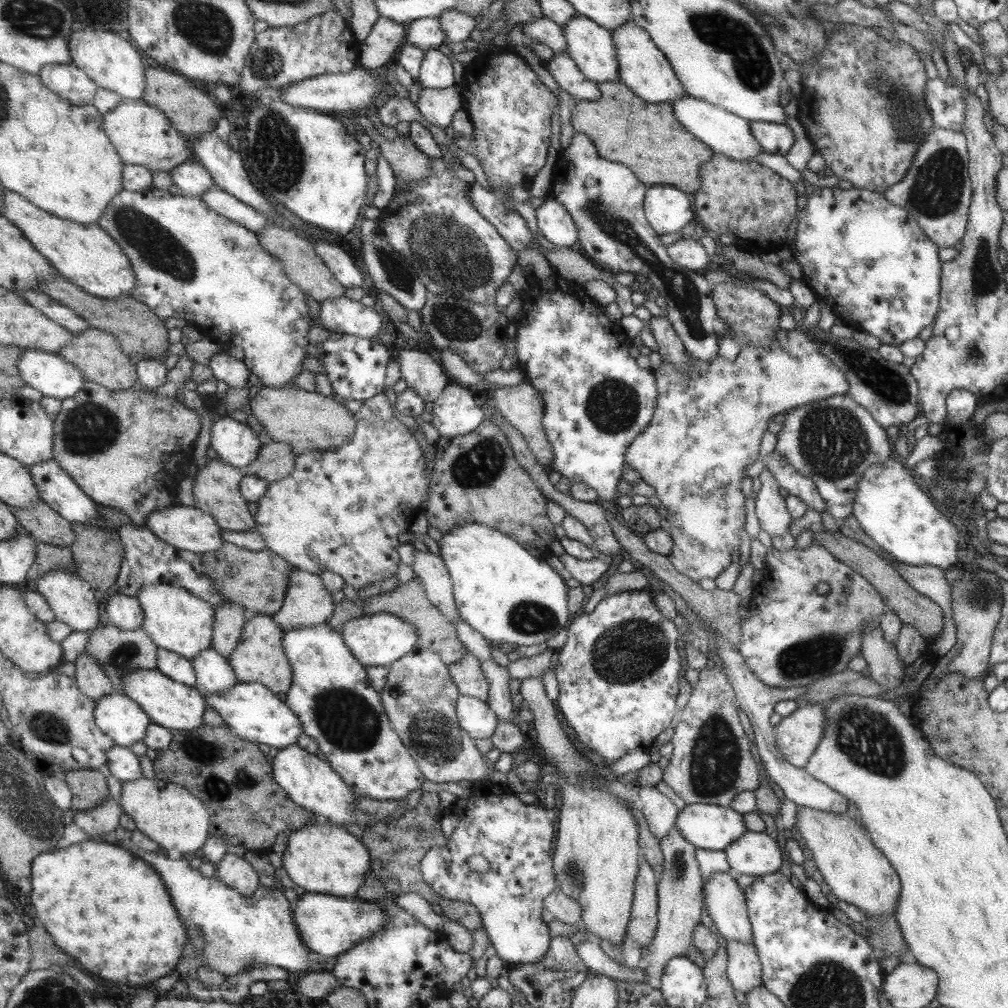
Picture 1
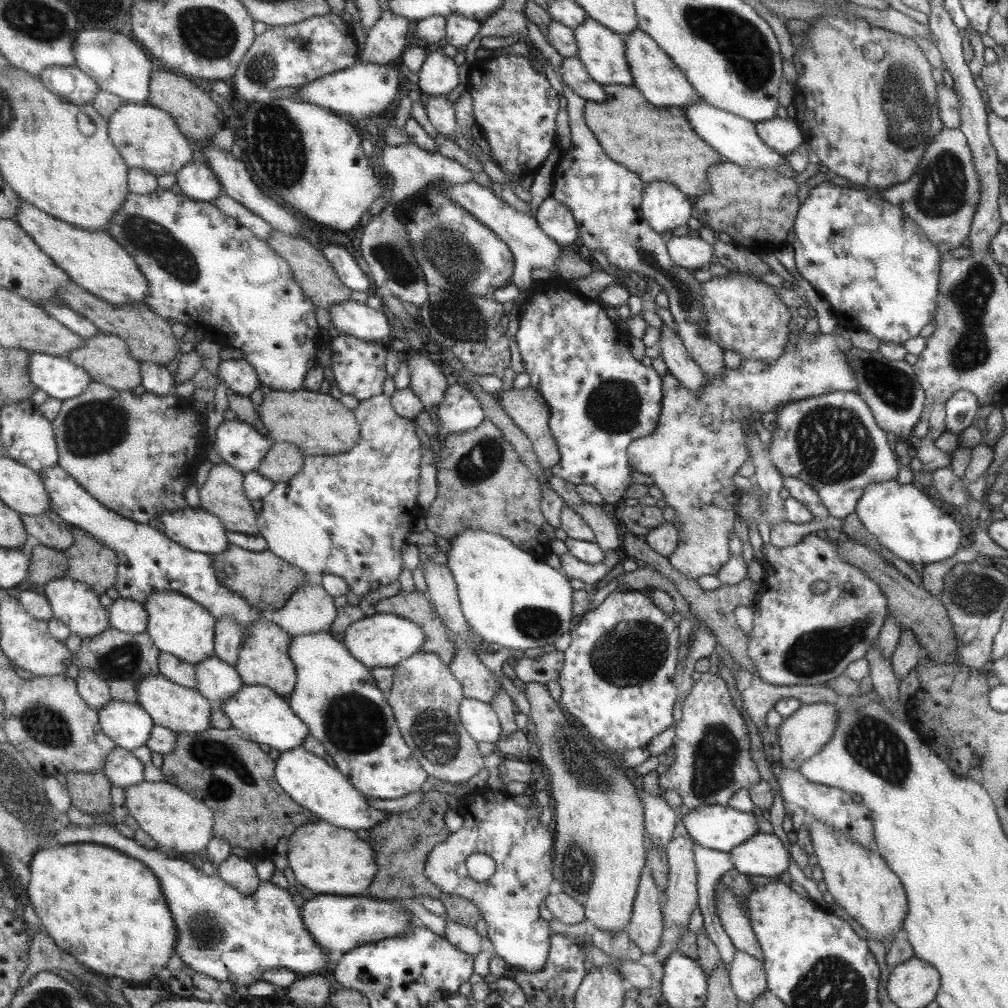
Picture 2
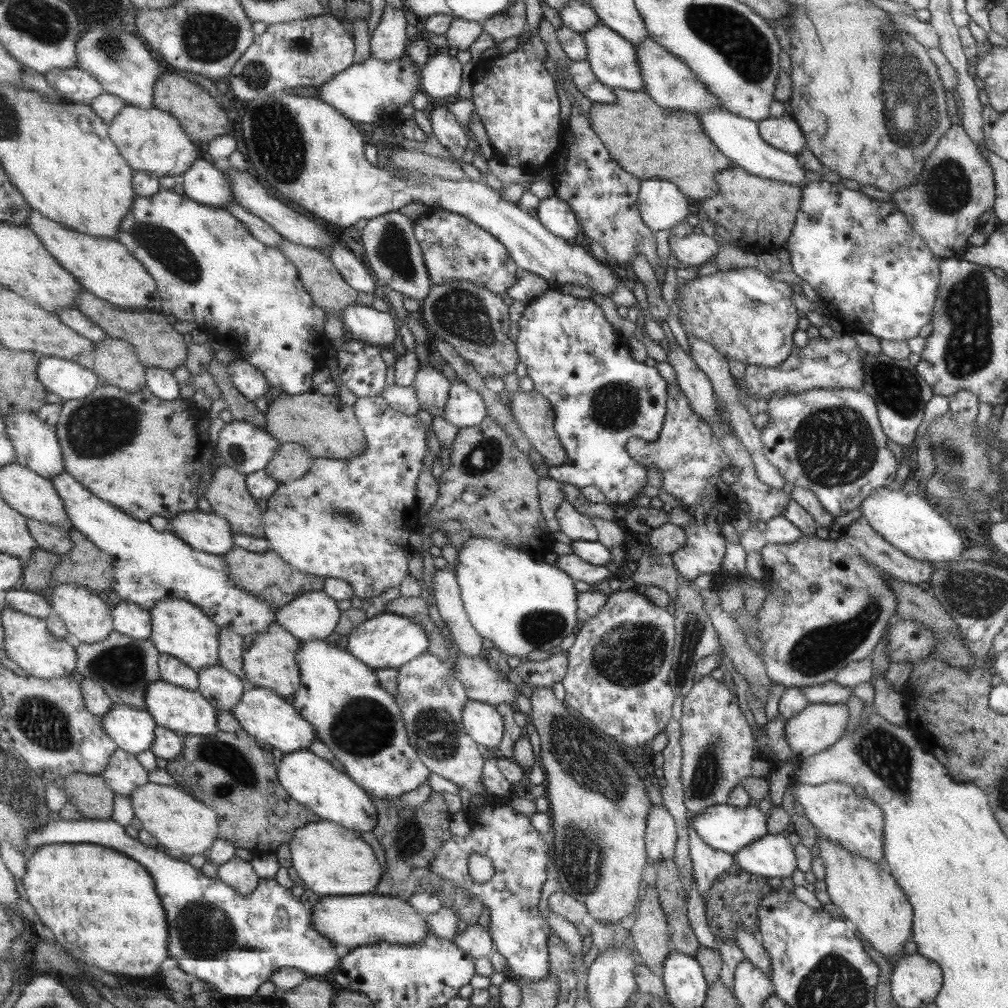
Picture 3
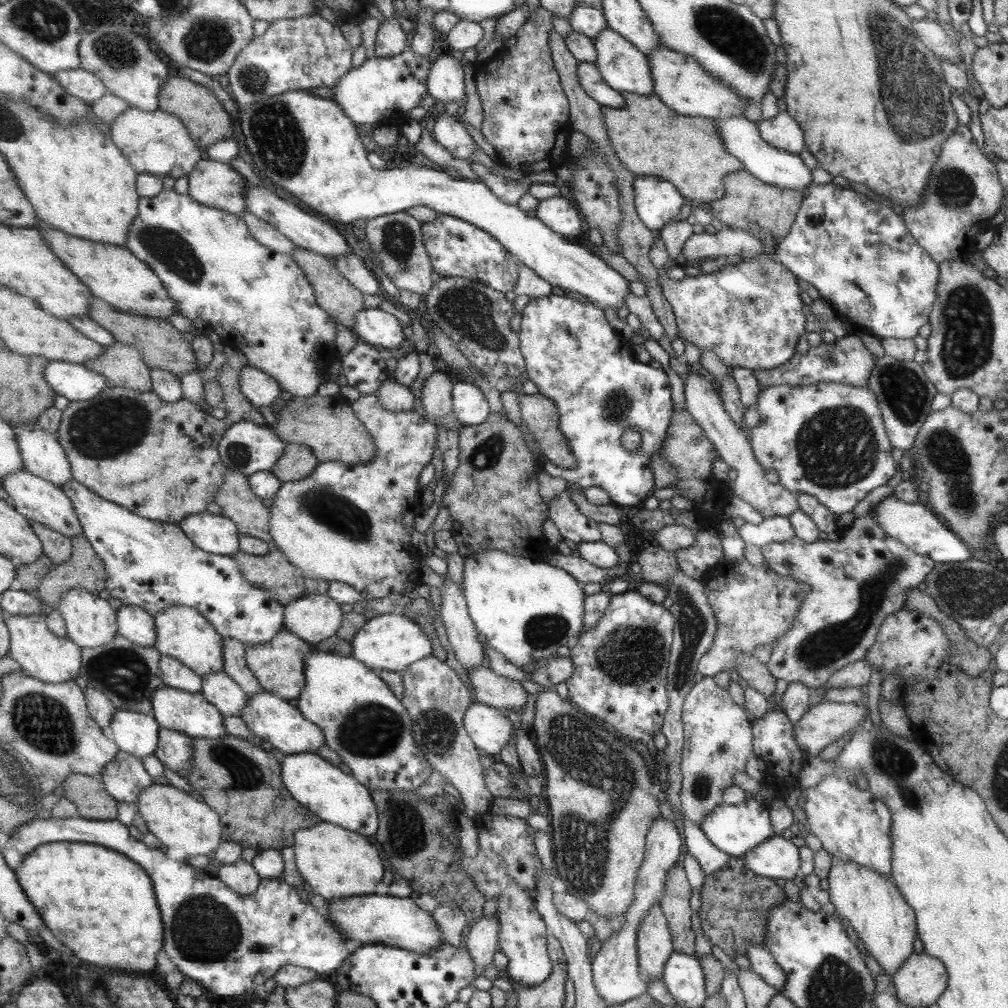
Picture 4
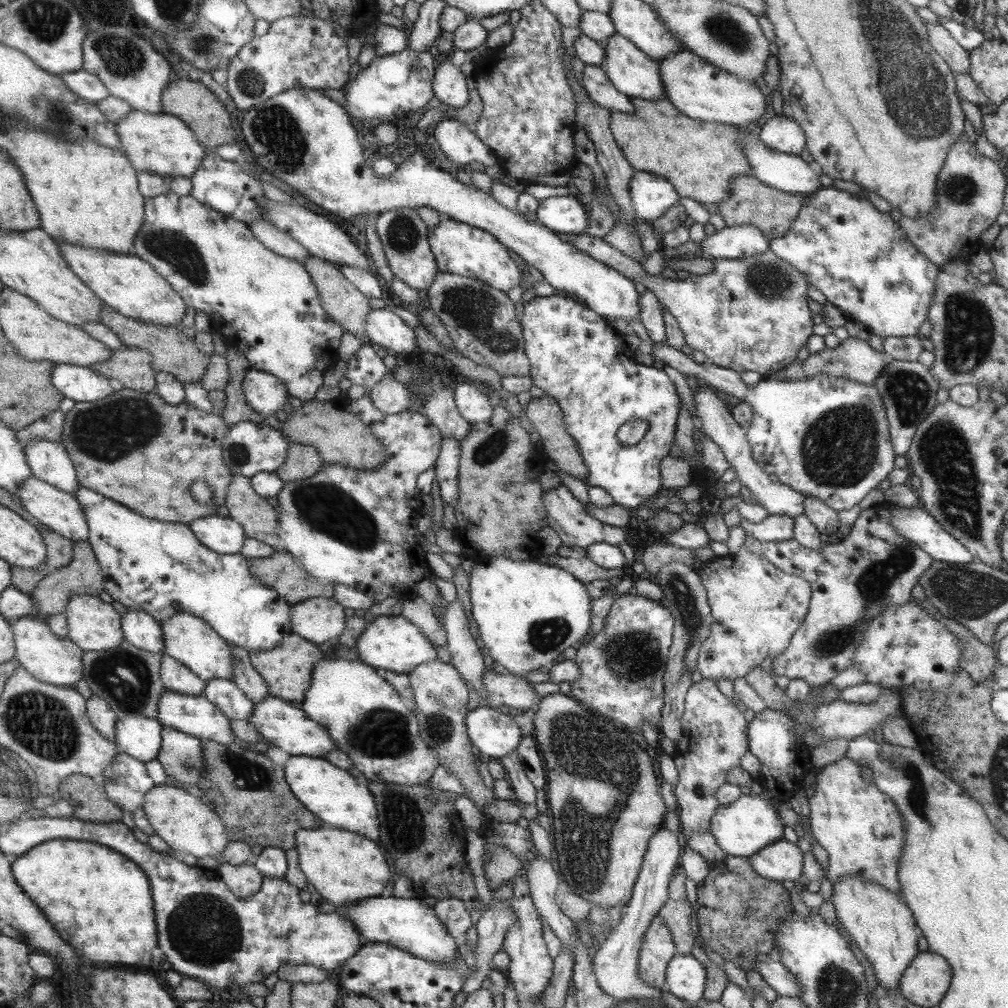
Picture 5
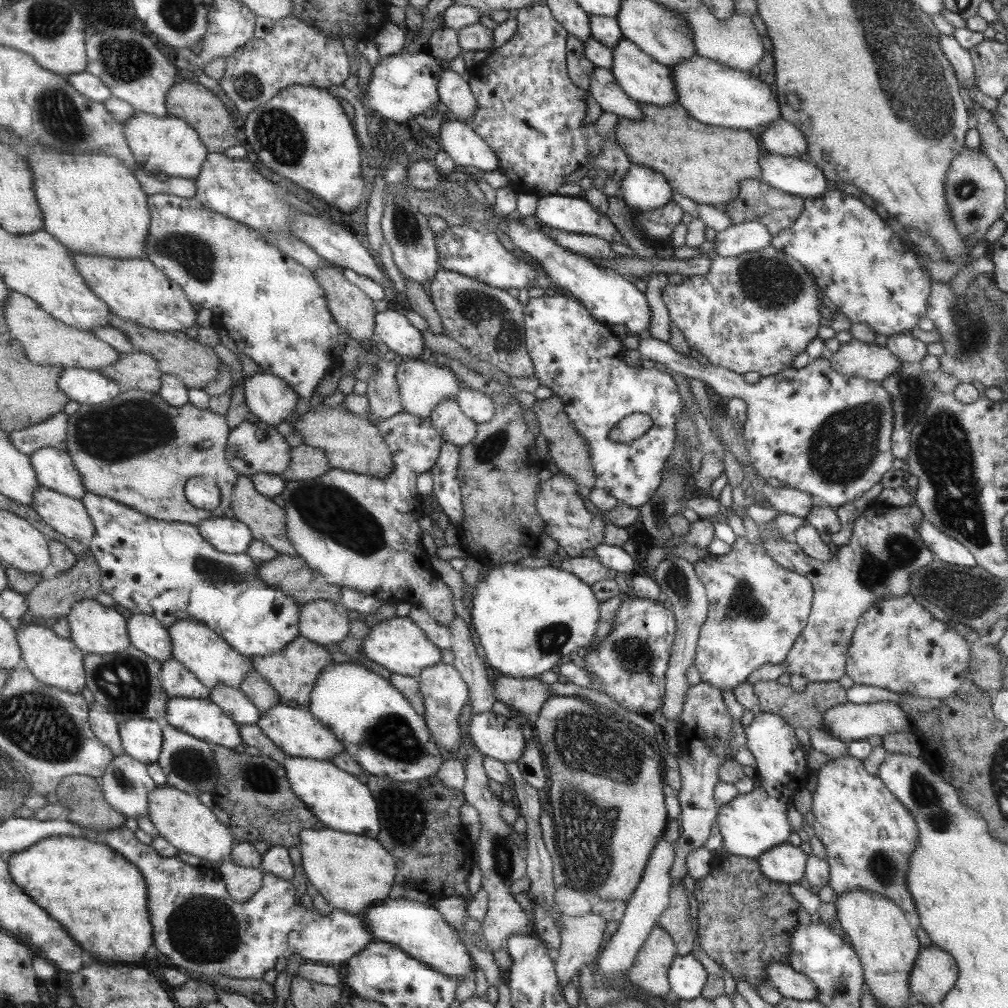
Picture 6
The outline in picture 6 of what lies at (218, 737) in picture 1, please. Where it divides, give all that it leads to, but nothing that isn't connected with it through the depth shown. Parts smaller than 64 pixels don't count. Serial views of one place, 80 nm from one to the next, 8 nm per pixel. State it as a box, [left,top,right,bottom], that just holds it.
[213,745,326,846]

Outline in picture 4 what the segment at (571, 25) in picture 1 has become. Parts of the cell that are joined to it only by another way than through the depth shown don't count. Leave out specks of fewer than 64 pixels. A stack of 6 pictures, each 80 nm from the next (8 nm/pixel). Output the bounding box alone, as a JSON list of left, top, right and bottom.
[593,29,654,96]

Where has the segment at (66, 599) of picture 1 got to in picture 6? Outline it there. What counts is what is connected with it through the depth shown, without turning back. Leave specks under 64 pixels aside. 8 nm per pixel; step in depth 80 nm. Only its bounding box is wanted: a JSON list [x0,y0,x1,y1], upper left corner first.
[68,599,132,655]

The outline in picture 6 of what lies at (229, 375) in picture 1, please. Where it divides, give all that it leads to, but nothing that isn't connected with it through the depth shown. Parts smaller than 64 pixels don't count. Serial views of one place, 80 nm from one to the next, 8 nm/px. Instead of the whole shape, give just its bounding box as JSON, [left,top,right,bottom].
[243,373,300,425]

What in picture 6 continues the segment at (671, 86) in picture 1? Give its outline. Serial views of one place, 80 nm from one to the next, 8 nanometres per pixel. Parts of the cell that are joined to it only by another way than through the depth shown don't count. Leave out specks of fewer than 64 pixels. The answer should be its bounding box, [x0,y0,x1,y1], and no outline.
[669,55,780,131]

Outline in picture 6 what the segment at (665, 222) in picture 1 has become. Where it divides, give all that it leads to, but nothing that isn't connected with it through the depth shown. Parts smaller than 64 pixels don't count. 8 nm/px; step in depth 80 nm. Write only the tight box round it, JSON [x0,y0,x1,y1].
[620,164,672,212]

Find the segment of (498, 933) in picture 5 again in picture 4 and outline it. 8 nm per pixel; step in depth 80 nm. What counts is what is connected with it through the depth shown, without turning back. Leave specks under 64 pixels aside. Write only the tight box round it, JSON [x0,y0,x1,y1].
[463,914,498,981]

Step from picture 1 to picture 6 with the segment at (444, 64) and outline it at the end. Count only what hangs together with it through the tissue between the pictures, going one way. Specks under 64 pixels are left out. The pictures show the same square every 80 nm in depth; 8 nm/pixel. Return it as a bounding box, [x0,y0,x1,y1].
[439,69,478,123]

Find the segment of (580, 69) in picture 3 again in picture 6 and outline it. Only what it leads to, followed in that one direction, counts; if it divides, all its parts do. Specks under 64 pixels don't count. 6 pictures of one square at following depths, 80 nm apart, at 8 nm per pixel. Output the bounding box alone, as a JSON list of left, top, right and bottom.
[589,67,643,120]

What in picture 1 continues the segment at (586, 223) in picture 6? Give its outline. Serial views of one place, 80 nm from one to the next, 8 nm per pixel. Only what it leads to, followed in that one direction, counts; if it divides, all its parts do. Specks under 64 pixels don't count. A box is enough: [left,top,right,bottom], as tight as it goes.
[536,199,579,247]

